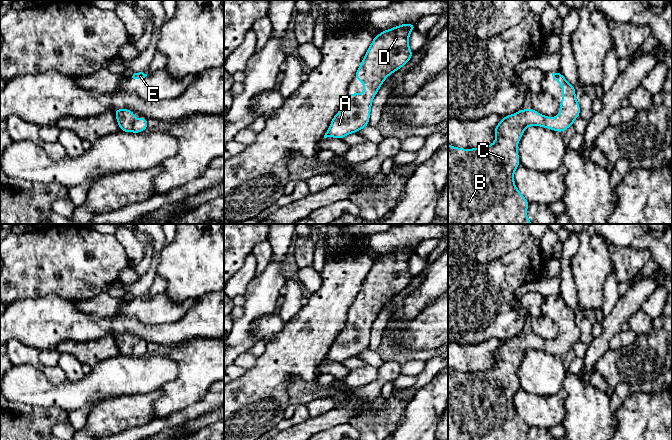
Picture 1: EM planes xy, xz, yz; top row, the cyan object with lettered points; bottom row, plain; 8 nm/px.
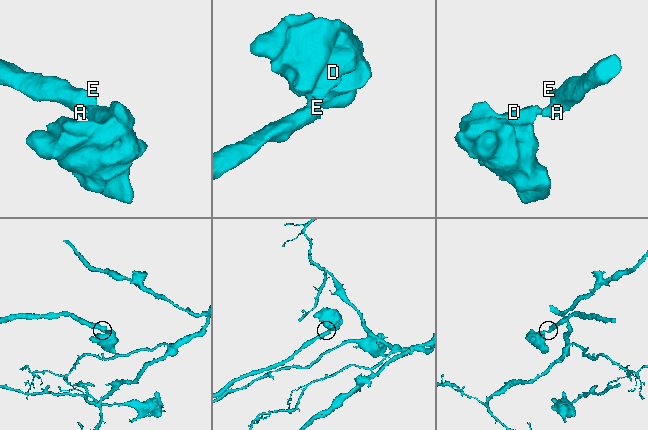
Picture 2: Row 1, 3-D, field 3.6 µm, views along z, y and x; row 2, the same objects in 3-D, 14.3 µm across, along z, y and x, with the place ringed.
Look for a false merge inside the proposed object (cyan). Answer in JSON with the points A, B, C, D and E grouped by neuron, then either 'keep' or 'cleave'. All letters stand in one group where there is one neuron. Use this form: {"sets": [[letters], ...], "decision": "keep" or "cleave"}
{"sets": [["A", "B", "C", "D", "E"]], "decision": "keep"}

